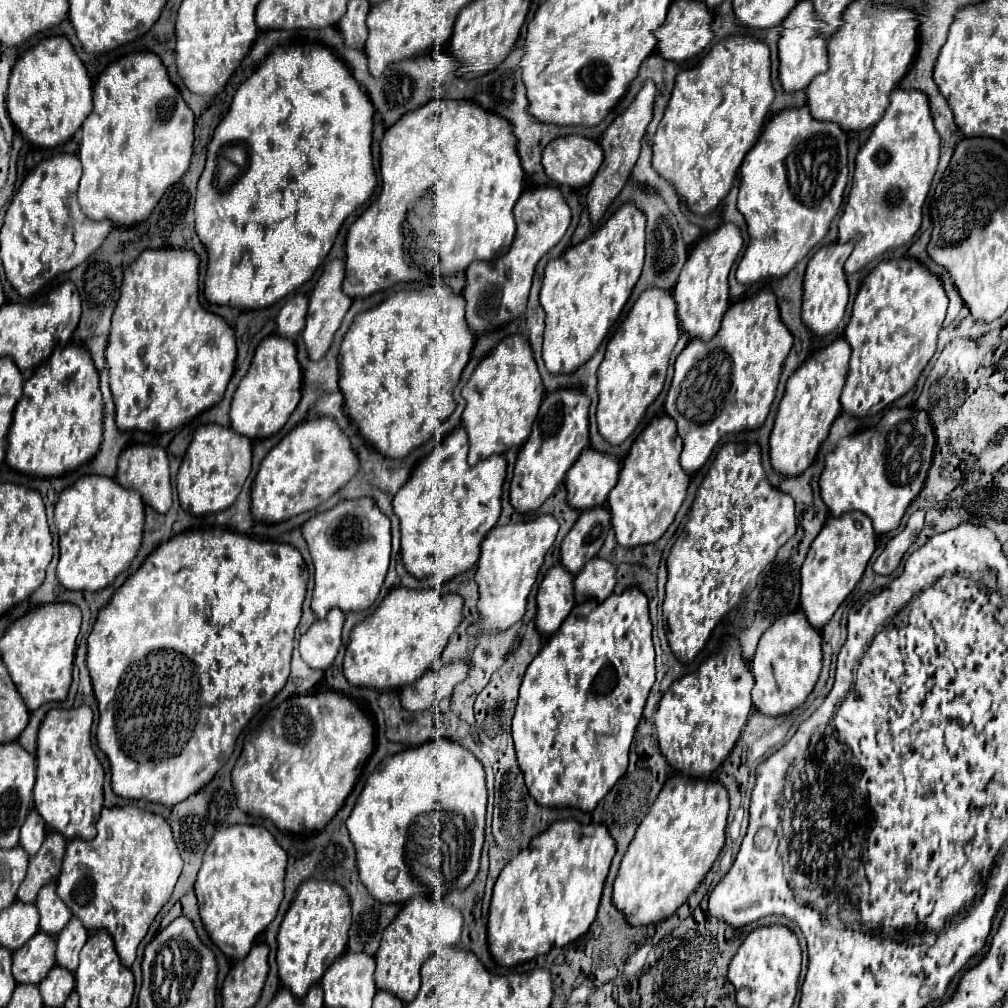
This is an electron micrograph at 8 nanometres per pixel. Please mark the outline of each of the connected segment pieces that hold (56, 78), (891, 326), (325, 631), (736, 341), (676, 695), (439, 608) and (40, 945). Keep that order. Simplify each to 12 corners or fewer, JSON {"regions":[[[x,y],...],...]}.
{"regions":[[[66,36],[12,68],[6,108],[40,148],[68,142],[92,80]],[[916,258],[854,300],[840,404],[864,418],[936,352],[948,296]],[[334,608],[300,638],[302,660],[326,670],[342,644],[344,614]],[[766,286],[674,364],[666,414],[694,474],[760,428],[794,344]],[[736,638],[674,680],[654,714],[658,746],[708,778],[752,710]],[[392,588],[350,632],[344,676],[416,682],[462,622],[462,596]],[[42,930],[14,952],[18,984],[38,984],[56,966],[54,936]]]}

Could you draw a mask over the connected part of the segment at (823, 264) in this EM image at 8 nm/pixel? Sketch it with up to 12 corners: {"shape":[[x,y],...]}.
{"shape":[[854,245],[822,246],[804,276],[802,320],[830,334],[844,316]]}

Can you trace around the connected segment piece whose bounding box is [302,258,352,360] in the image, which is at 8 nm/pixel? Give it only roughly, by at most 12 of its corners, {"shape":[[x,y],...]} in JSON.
{"shape":[[344,260],[318,278],[302,338],[312,360],[332,344],[352,298],[342,290]]}

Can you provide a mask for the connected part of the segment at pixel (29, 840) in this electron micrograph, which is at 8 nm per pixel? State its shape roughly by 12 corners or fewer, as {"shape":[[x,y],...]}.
{"shape":[[32,810],[20,830],[20,846],[34,856],[46,836],[42,816]]}

